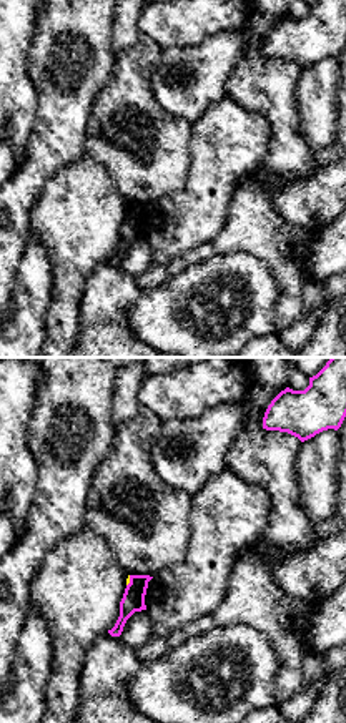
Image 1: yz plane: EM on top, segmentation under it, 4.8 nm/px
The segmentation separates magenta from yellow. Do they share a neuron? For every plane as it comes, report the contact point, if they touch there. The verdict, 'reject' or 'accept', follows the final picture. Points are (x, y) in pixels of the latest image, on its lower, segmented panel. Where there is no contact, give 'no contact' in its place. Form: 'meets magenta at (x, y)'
meets magenta at (130, 580)

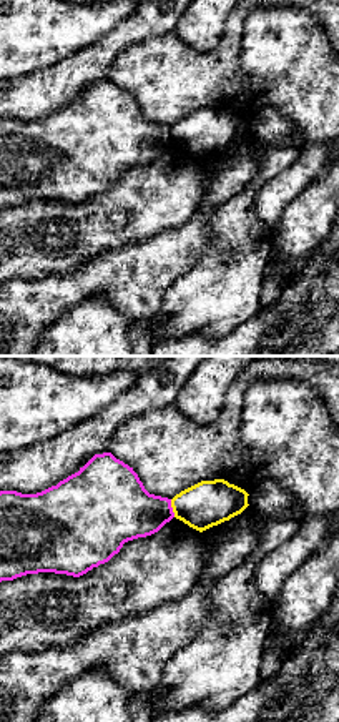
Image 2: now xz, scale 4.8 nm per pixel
meets magenta at (171, 508)

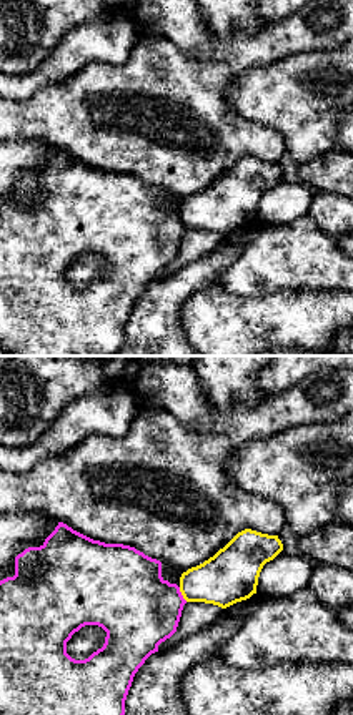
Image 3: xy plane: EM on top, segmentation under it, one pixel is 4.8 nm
meets magenta at (180, 594)

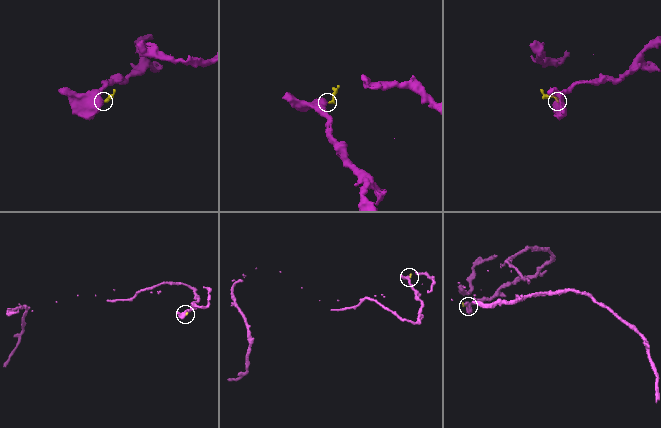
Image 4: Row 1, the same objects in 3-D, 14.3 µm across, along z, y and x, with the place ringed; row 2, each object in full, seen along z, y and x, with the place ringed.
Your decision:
reject

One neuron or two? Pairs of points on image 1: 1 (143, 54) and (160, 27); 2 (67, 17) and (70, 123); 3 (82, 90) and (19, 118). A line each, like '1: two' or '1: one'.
1: two
2: one
3: two

